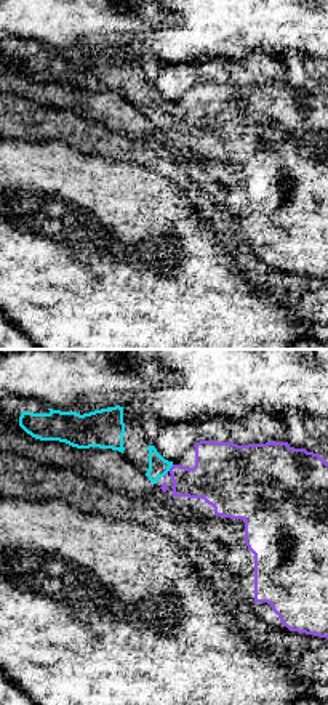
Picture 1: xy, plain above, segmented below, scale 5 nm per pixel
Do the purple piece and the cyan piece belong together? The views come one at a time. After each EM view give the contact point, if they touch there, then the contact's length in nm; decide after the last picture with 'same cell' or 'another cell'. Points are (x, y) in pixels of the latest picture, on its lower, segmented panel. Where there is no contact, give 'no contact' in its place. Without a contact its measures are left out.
contact (167, 473); length 90 nm

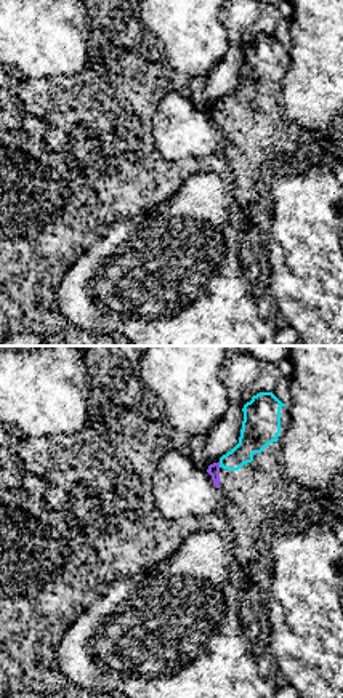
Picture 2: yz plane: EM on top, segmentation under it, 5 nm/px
contact (218, 465); length 30 nm

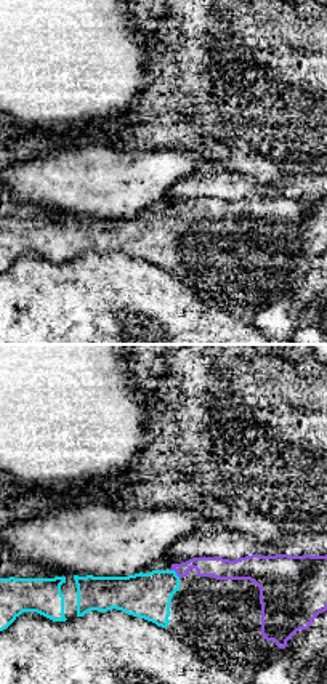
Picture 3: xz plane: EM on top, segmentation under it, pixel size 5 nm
contact (177, 574); length 60 nm

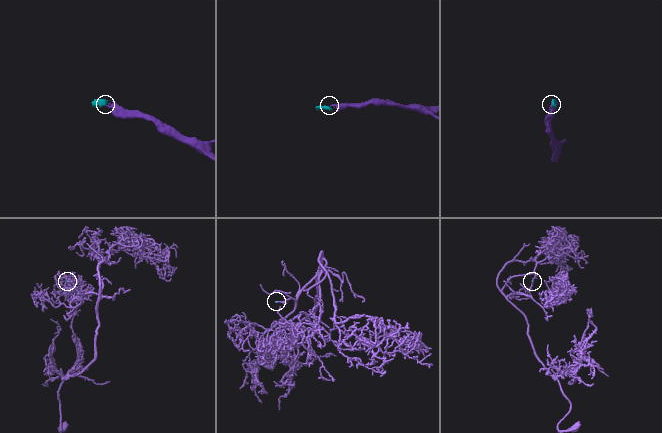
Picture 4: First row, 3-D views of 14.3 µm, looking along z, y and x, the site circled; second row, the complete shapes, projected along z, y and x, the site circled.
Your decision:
same cell

